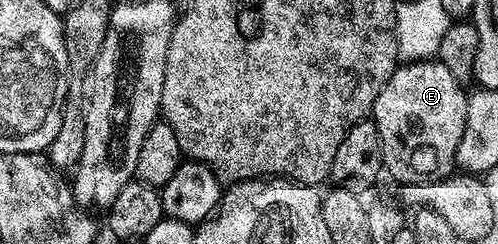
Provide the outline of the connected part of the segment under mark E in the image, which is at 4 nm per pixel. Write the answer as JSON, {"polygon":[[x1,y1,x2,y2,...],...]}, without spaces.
{"polygon":[[407,61,402,65,396,66,393,77,389,77,389,81,385,81,385,89,381,89,381,93,377,93,377,101,373,112,373,121,377,125,377,133,381,133,381,149,383,150,383,166,386,174,391,174,396,179,396,184,405,183,421,183,433,179,448,178,456,170,457,164,457,145,461,145,461,137,465,133,465,117,467,116,467,96,464,84,457,81,457,77,453,77,453,73,449,73,449,69,445,69,445,65,438,61]]}

